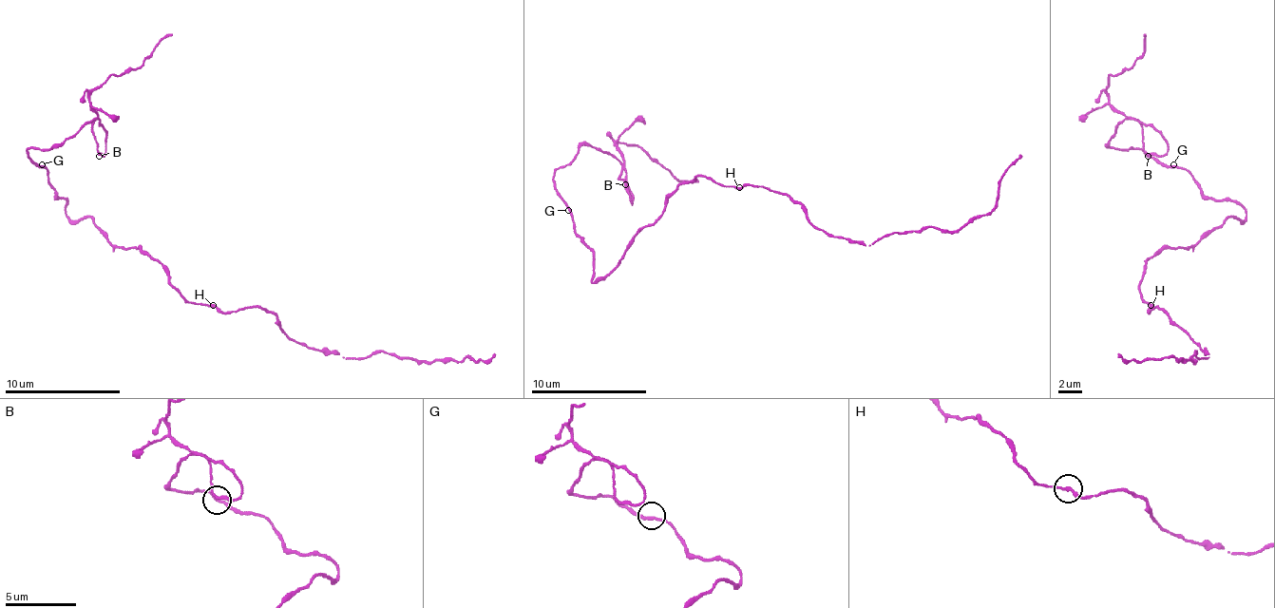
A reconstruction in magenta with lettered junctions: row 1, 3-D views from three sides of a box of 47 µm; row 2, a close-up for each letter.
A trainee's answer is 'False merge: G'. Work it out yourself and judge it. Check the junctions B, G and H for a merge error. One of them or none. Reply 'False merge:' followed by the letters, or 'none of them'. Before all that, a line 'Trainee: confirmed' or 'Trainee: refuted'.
Trainee: refuted
False merge: none of them

